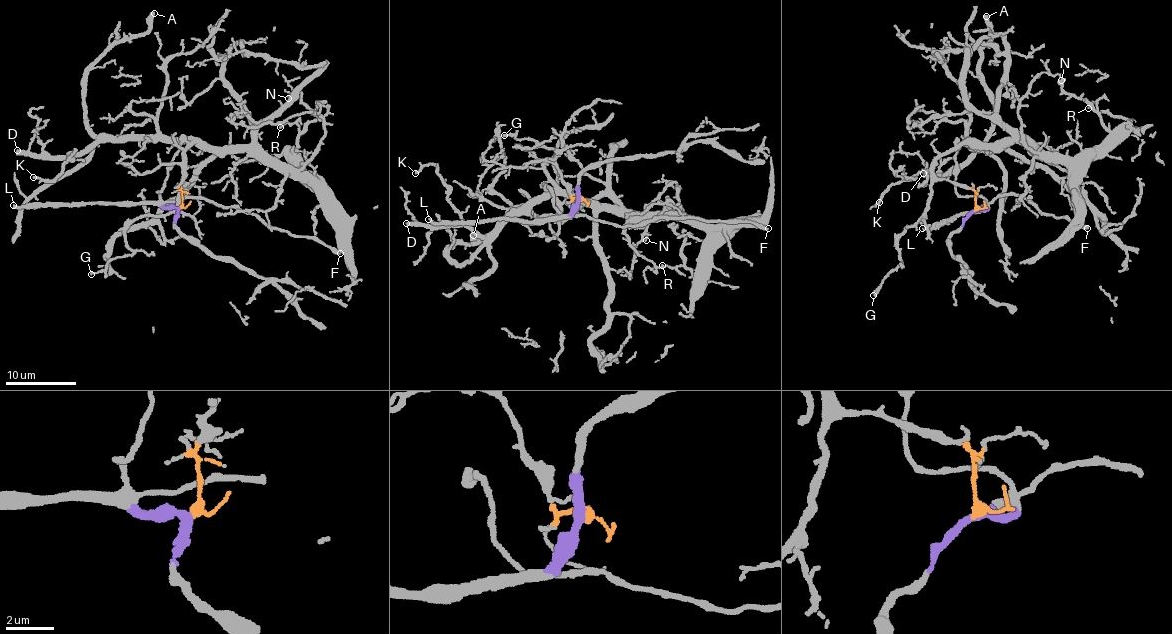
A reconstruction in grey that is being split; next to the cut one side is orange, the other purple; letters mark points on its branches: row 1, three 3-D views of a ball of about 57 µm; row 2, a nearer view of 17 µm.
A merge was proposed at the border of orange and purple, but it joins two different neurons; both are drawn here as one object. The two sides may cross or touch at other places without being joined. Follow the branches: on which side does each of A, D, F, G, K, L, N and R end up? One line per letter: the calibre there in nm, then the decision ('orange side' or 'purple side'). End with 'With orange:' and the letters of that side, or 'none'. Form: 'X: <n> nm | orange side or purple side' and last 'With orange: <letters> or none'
A: 420 nm | orange side
D: 480 nm | orange side
F: 320 nm | purple side
G: 150 nm | orange side
K: 190 nm | orange side
L: 160 nm | purple side
N: 110 nm | orange side
R: 130 nm | orange side
With orange: A, D, G, K, N, R

